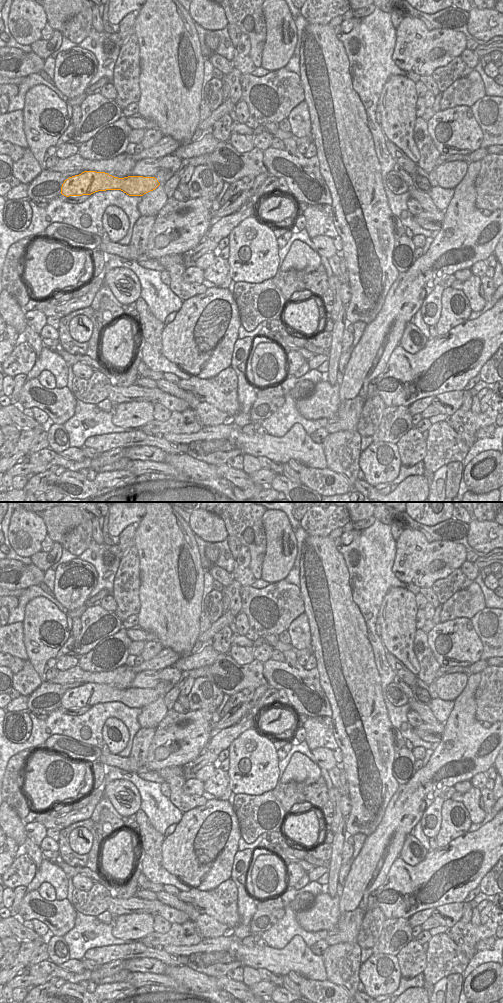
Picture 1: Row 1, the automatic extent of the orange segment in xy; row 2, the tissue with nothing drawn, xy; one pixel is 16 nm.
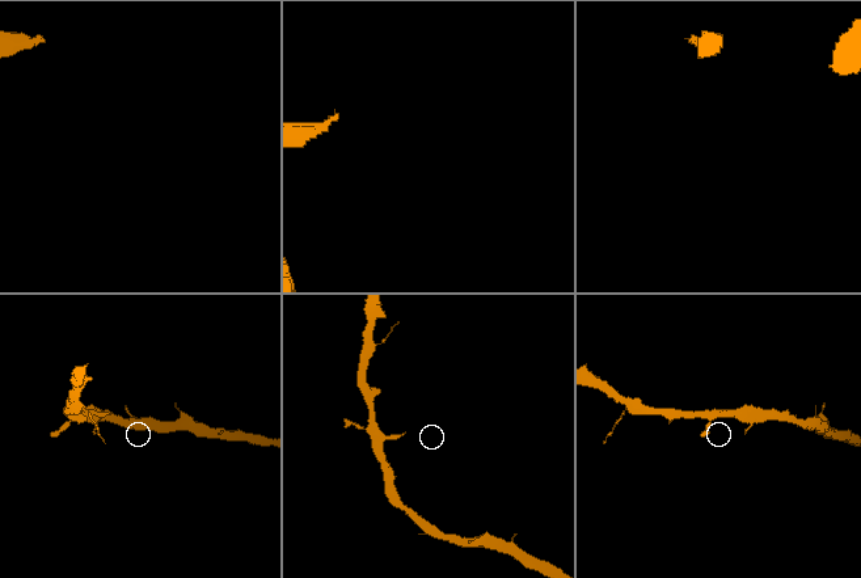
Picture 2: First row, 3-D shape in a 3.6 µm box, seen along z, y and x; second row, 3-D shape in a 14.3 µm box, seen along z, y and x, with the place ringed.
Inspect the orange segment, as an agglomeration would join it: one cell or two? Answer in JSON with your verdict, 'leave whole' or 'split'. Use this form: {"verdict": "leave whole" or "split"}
{"verdict": "leave whole"}

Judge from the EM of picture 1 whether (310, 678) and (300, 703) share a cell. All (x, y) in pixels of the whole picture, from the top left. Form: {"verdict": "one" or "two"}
{"verdict": "one"}

